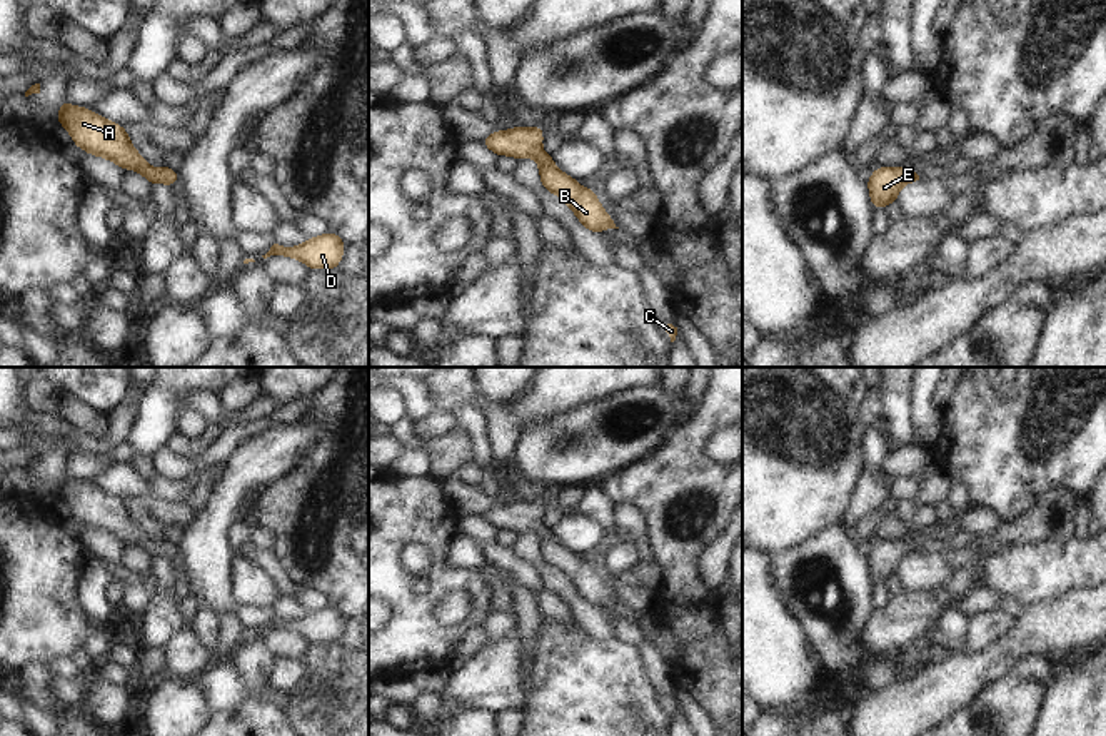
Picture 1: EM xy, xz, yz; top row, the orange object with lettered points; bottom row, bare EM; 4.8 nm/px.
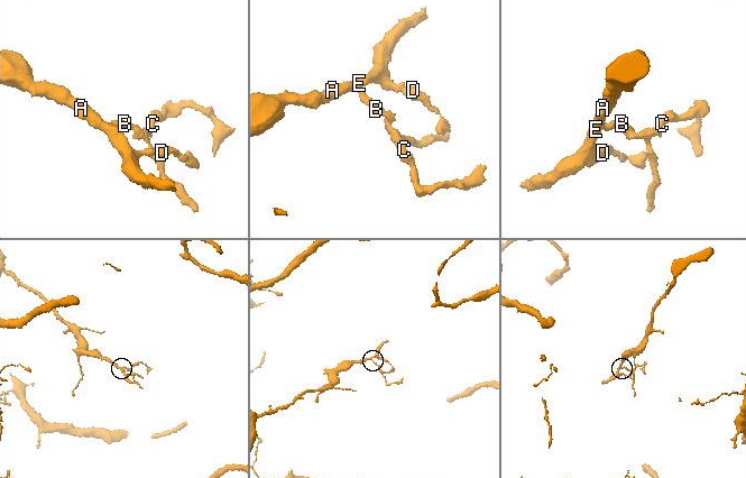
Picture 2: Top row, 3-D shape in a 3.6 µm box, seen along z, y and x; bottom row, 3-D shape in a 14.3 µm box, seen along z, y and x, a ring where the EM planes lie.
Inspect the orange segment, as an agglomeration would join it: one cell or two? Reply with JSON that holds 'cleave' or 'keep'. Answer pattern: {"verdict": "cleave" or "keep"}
{"verdict": "keep"}

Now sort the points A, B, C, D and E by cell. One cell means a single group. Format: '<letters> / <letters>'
A B C D E

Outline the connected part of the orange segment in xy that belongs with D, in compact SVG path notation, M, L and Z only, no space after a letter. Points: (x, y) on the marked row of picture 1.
M334 232L307 239L302 245L292 249L274 244L270 250L262 255L284 255L302 260L309 269L337 269L344 255L345 242Z

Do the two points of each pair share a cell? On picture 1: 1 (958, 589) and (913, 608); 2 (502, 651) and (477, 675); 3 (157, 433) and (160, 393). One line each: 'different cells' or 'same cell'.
1: same cell
2: same cell
3: same cell

